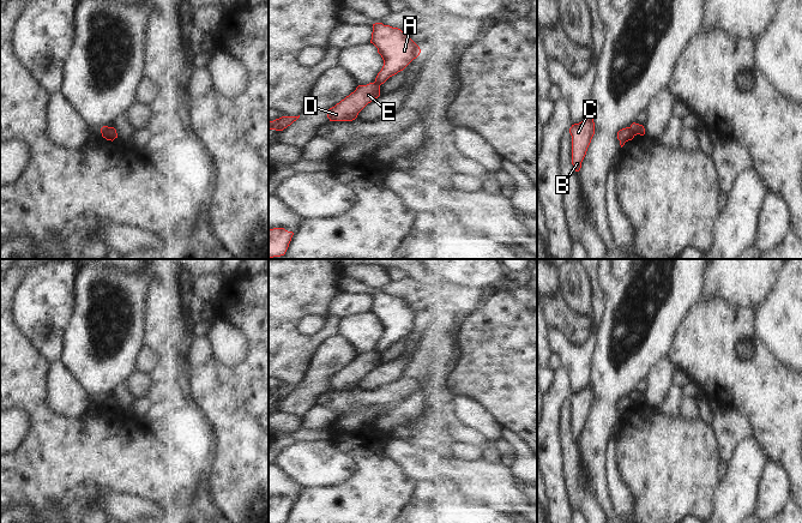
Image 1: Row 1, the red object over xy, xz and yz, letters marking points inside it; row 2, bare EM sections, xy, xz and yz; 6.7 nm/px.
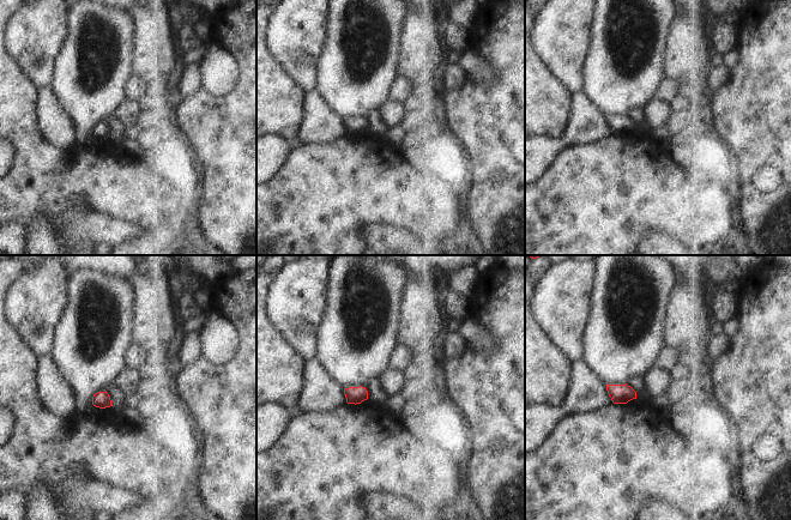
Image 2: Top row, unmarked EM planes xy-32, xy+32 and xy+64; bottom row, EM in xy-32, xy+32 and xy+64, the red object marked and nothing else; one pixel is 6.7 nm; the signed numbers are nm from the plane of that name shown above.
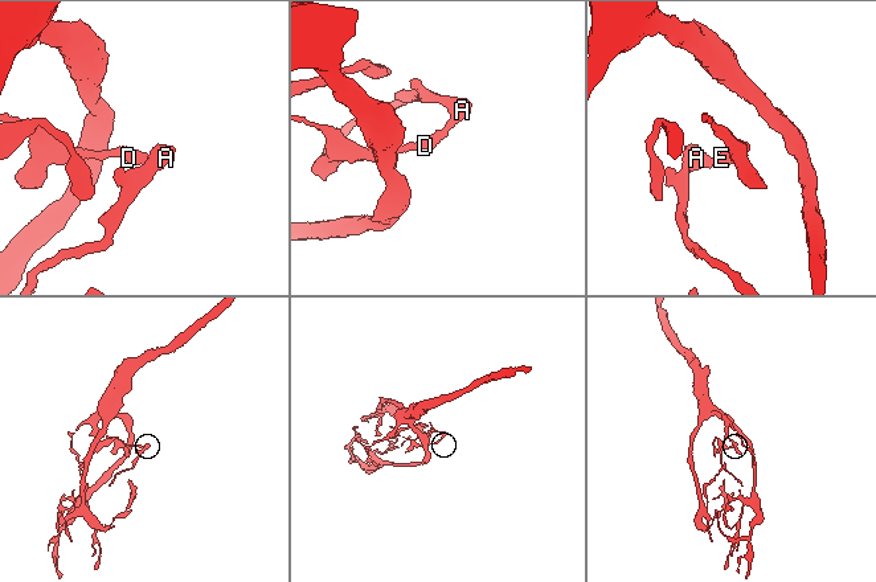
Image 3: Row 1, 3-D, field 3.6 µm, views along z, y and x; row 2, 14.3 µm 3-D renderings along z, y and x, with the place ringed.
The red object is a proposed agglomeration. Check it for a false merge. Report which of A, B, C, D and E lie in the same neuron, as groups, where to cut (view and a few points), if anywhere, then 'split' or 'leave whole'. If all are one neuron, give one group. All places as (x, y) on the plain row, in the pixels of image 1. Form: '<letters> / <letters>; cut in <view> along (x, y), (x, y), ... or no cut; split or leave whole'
A B C / D E; cut in yz along (628, 396), (635, 403); split

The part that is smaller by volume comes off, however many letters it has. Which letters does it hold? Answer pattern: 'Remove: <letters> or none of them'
Remove: A, B, C

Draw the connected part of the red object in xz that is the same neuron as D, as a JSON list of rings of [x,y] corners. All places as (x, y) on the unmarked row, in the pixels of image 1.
[[[378,353],[358,354],[354,361],[328,378],[327,386],[330,390],[352,390],[368,372],[379,365],[380,355]]]

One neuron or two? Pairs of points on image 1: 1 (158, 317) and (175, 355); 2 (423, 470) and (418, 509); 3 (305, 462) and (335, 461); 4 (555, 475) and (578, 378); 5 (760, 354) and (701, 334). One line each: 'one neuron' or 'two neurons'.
1: one neuron
2: two neurons
3: one neuron
4: two neurons
5: one neuron

